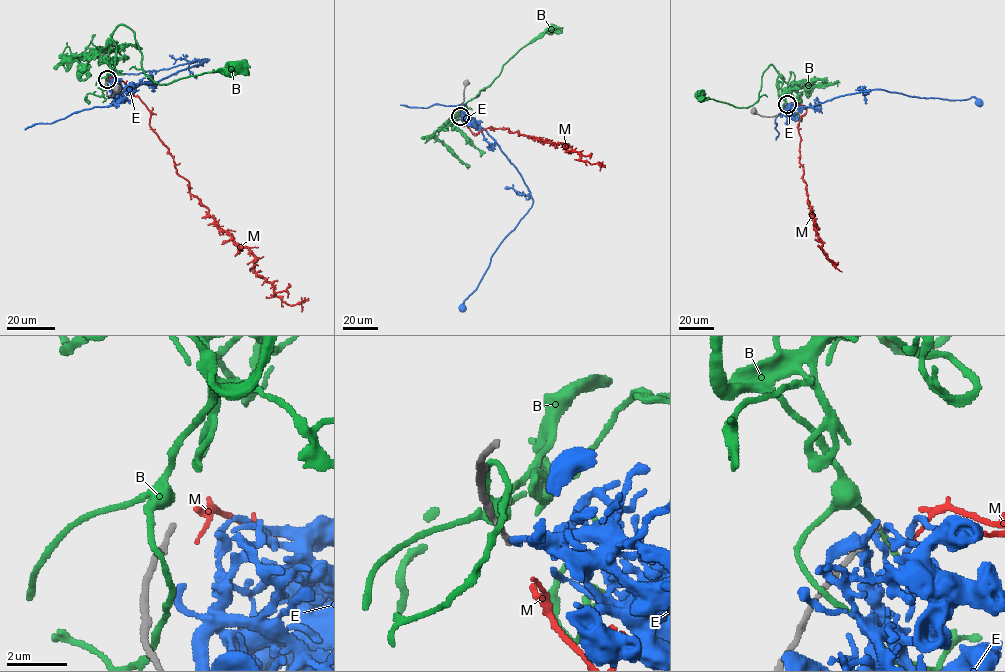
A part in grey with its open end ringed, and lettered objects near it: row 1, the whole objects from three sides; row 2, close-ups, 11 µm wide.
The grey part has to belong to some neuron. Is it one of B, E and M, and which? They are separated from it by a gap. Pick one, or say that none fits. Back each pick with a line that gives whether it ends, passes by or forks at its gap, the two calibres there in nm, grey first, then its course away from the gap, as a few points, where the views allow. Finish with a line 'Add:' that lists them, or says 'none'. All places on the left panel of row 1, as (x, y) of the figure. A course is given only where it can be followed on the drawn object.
M: it ends | 190/100 nm | via (109, 80), (123, 81), (150, 111), (151, 129), (189, 192), (248, 249), (276, 297), (300, 303), (301, 312)
Add: M

